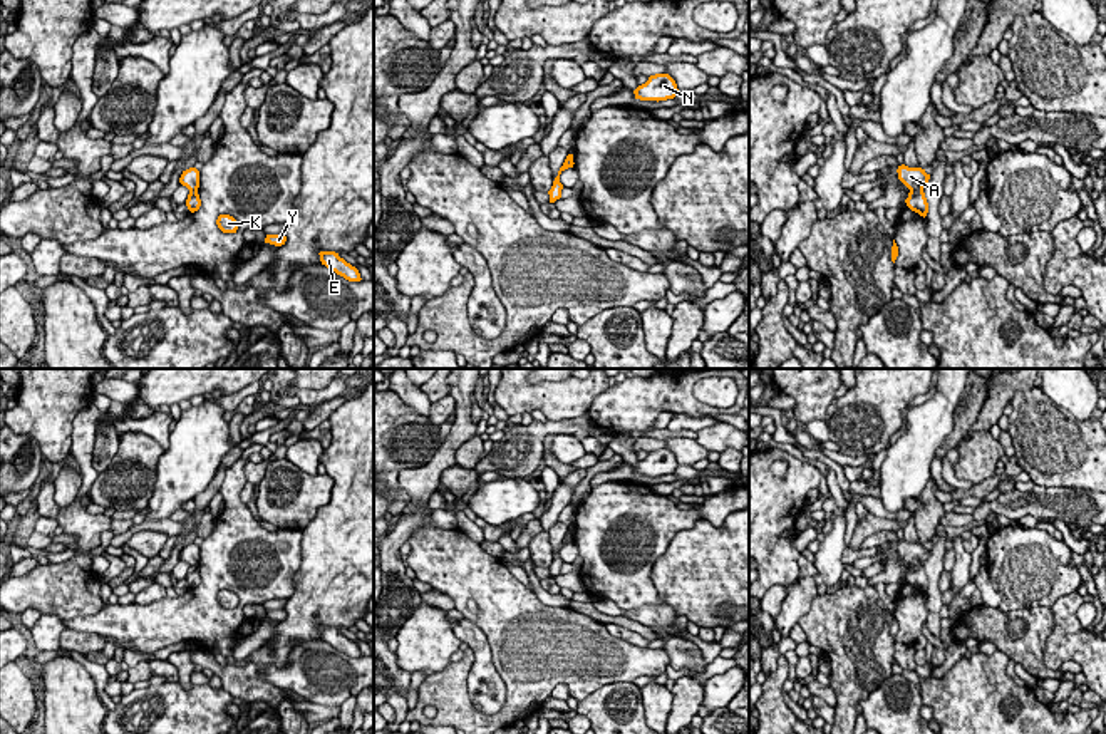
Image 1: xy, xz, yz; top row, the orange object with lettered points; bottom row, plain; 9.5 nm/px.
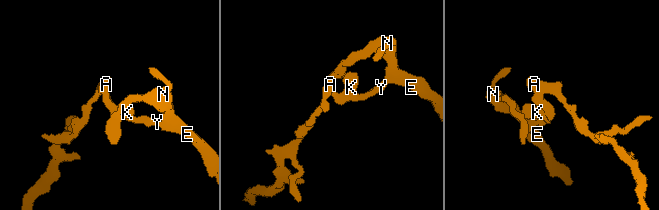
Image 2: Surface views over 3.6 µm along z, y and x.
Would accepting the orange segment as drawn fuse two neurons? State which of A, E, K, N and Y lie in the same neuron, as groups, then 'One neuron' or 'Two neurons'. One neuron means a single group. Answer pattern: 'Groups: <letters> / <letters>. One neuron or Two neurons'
Groups: A / E K N Y. Two neurons

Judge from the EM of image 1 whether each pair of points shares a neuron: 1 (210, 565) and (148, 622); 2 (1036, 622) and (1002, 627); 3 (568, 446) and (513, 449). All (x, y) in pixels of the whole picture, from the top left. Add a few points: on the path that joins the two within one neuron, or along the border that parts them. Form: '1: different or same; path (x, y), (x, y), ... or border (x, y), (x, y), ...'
1: same; path (210, 585), (175, 620), (168, 620)
2: same; path (1028, 622), (1024, 620), (1018, 627), (1011, 627)
3: different; border (572, 434), (555, 436)

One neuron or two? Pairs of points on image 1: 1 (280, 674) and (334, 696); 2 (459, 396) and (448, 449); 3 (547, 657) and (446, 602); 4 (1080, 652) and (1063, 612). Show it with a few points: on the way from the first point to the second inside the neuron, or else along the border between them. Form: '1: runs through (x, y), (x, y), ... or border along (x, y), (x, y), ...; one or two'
1: runs through (294, 676), (314, 676), (320, 682); one
2: runs through (463, 409), (463, 429), (458, 436); one
3: border along (433, 587), (444, 592), (456, 605); two
4: runs through (1073, 642), (1068, 635), (1066, 622); one

